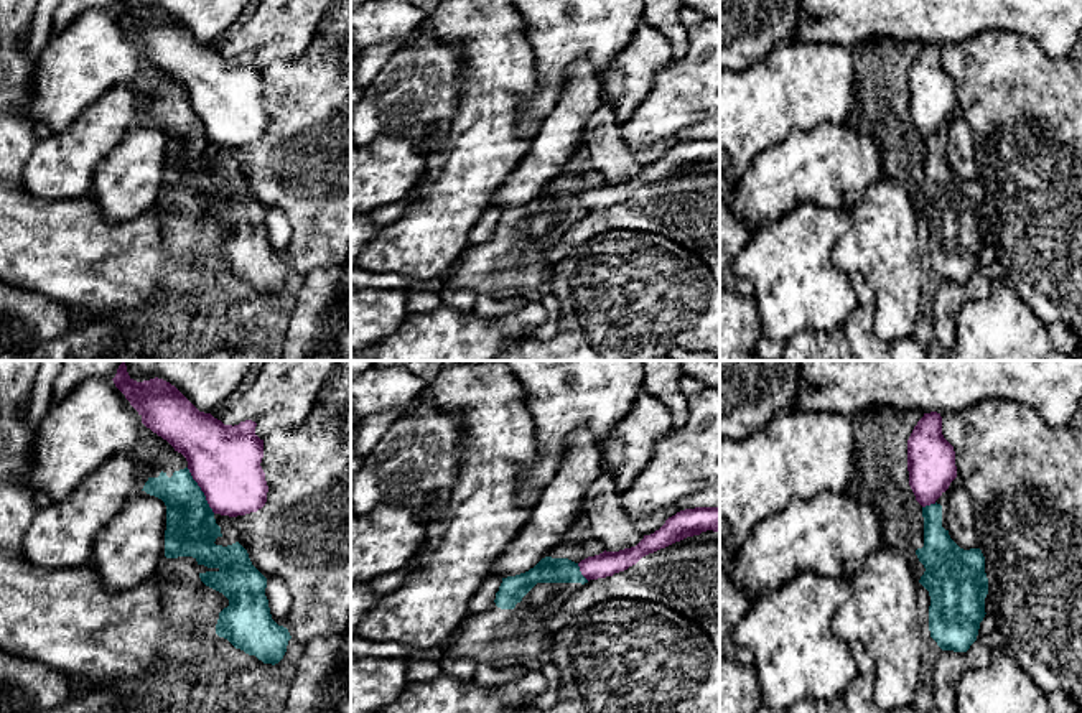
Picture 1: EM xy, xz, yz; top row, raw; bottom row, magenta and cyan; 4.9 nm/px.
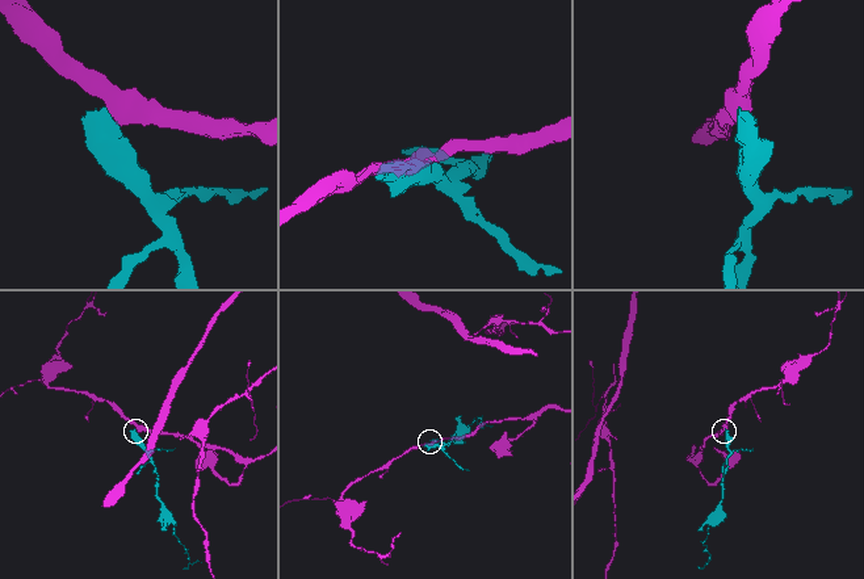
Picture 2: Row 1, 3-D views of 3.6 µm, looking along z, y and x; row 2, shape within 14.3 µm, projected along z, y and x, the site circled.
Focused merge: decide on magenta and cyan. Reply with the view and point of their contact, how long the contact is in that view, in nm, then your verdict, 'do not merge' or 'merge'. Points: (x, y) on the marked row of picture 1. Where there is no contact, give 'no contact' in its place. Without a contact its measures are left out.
xy (201, 489) | 260 nm | do not merge

